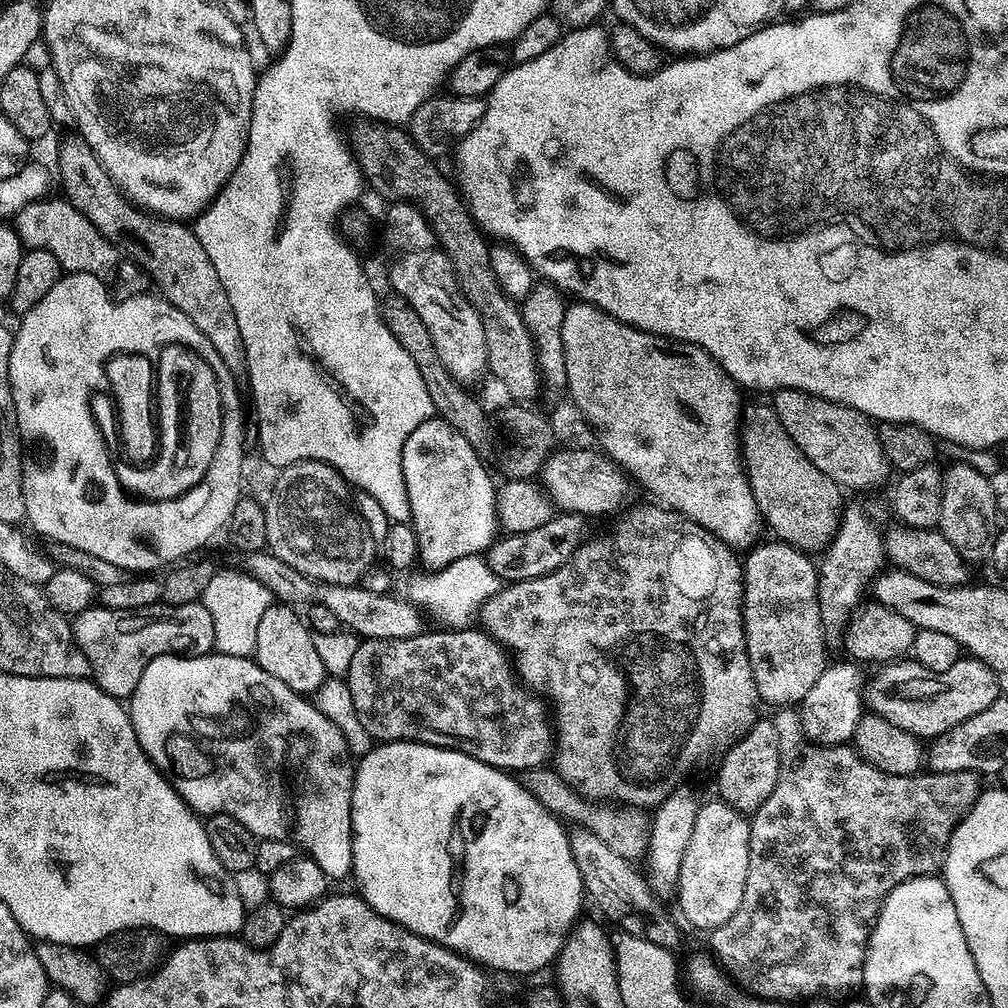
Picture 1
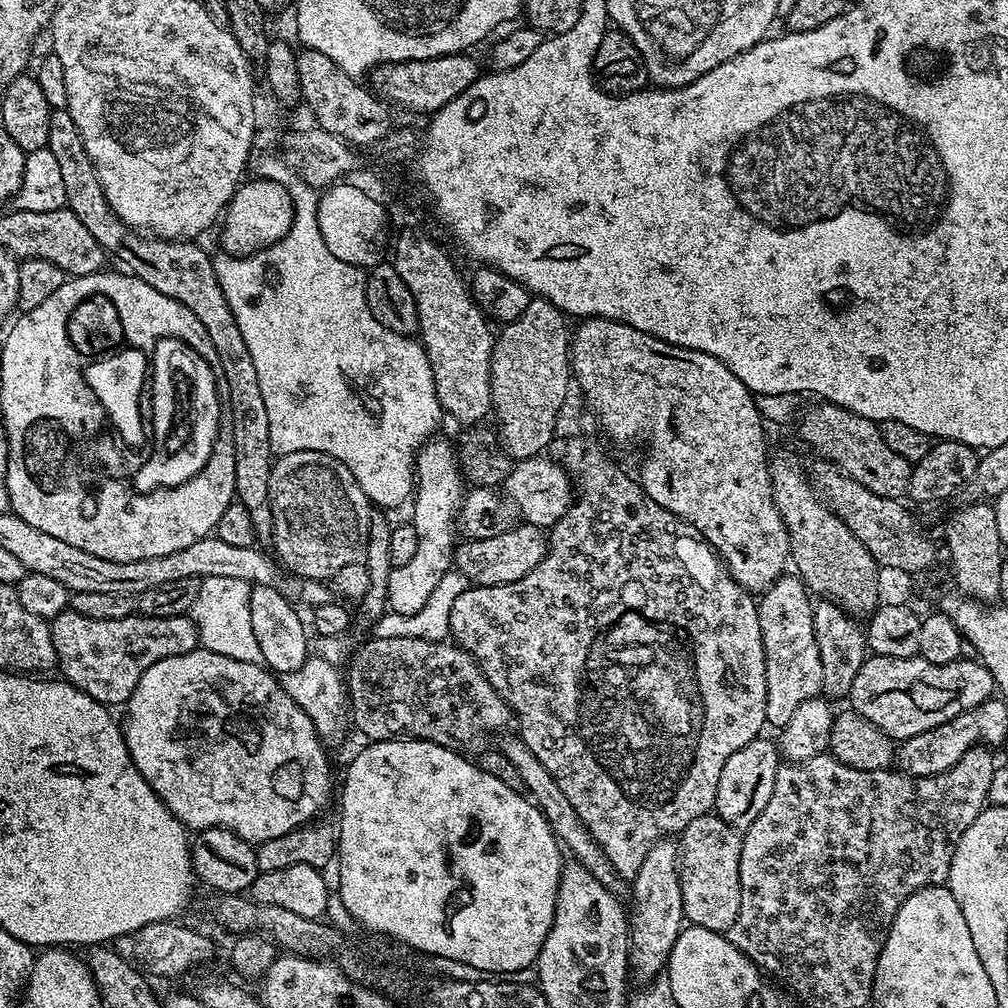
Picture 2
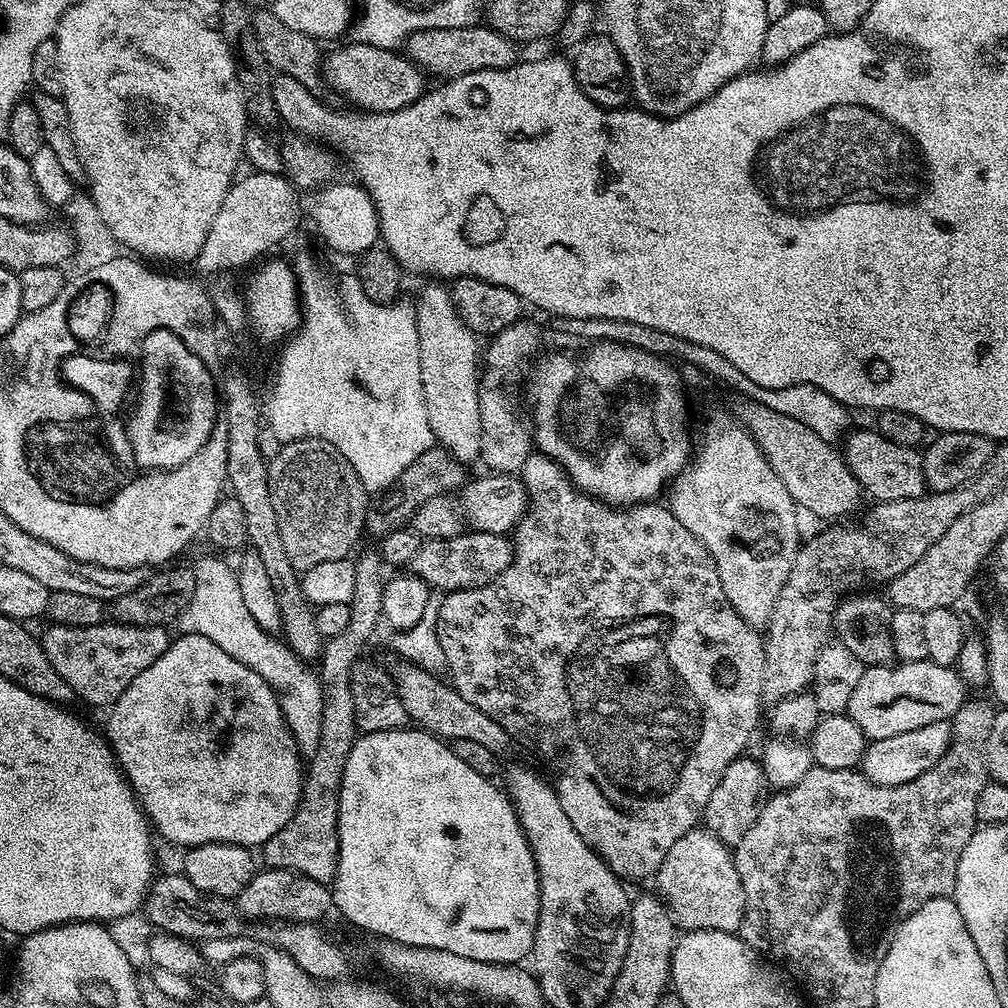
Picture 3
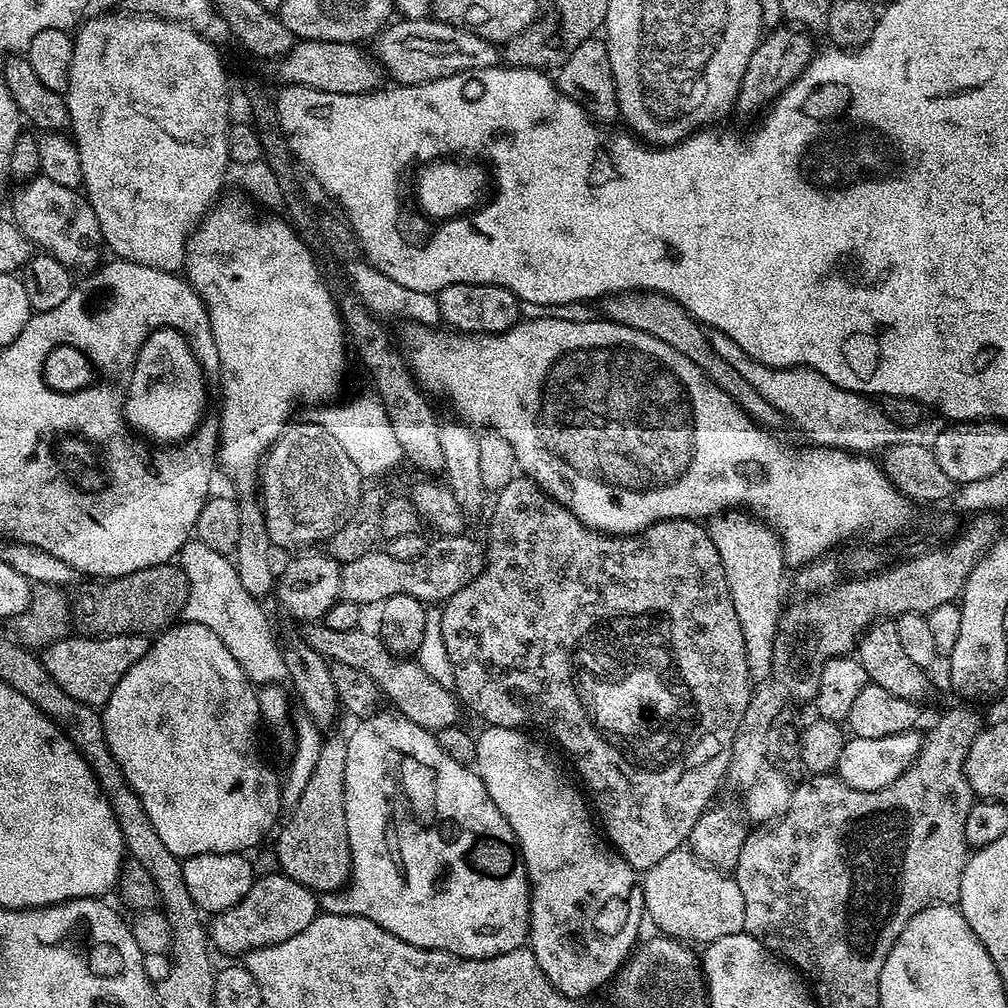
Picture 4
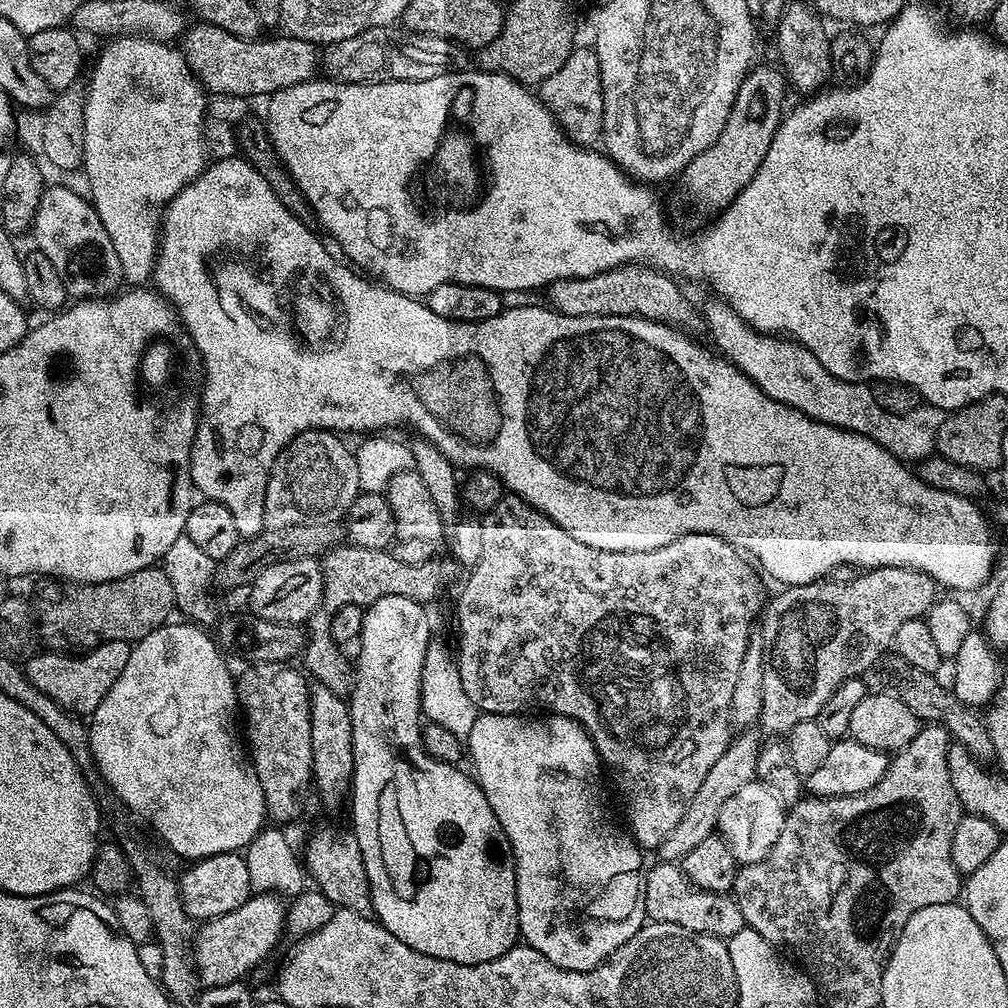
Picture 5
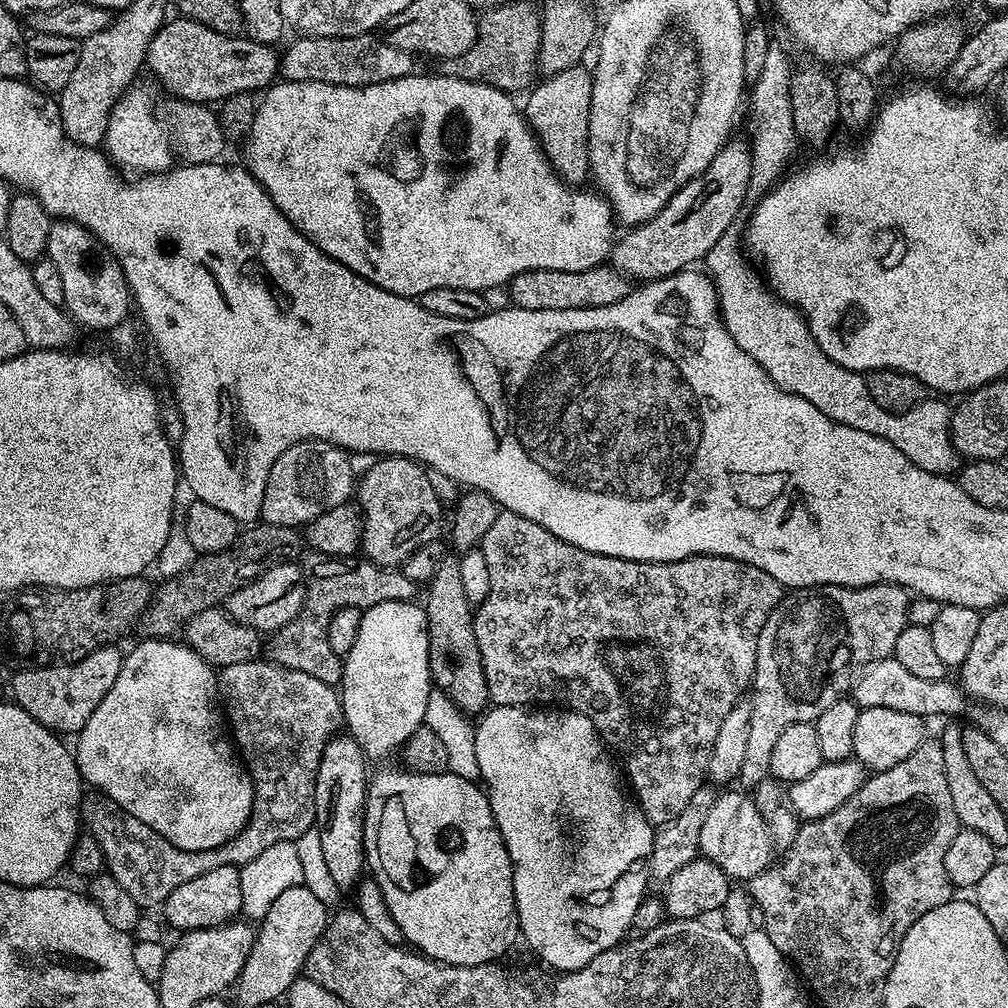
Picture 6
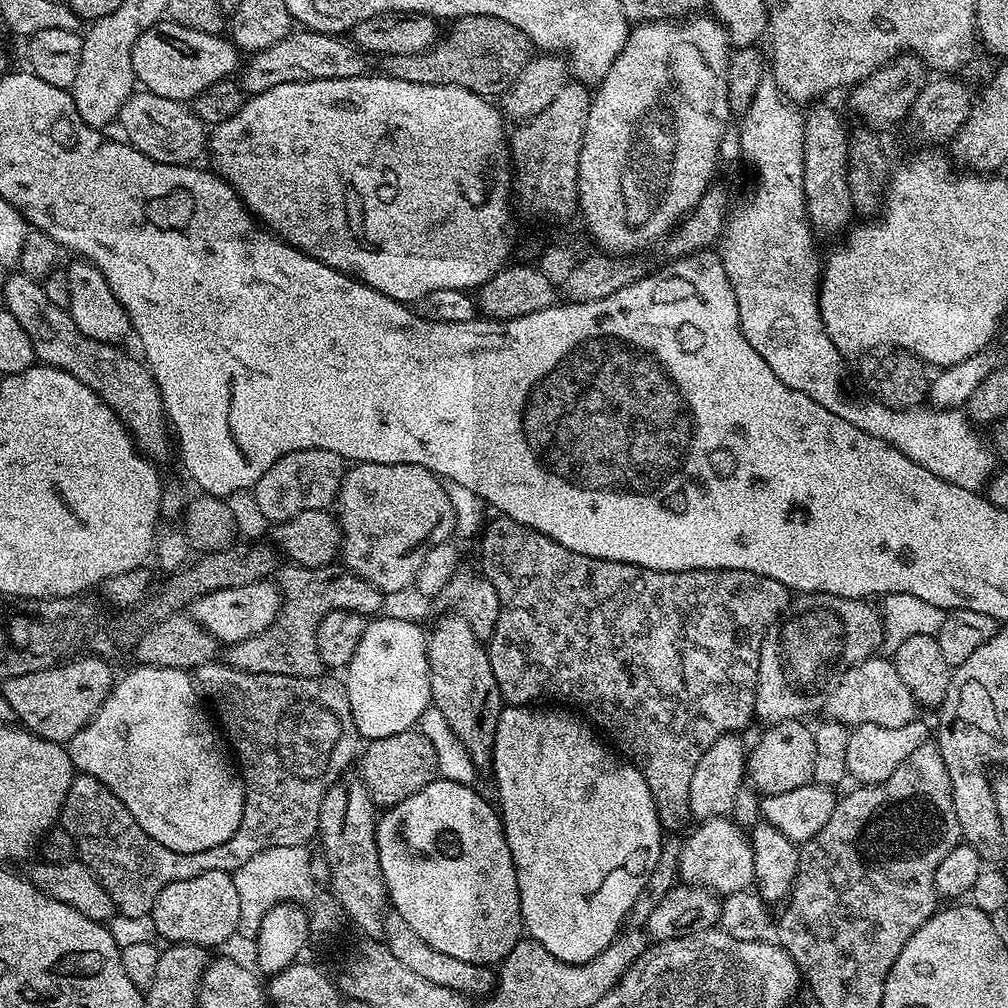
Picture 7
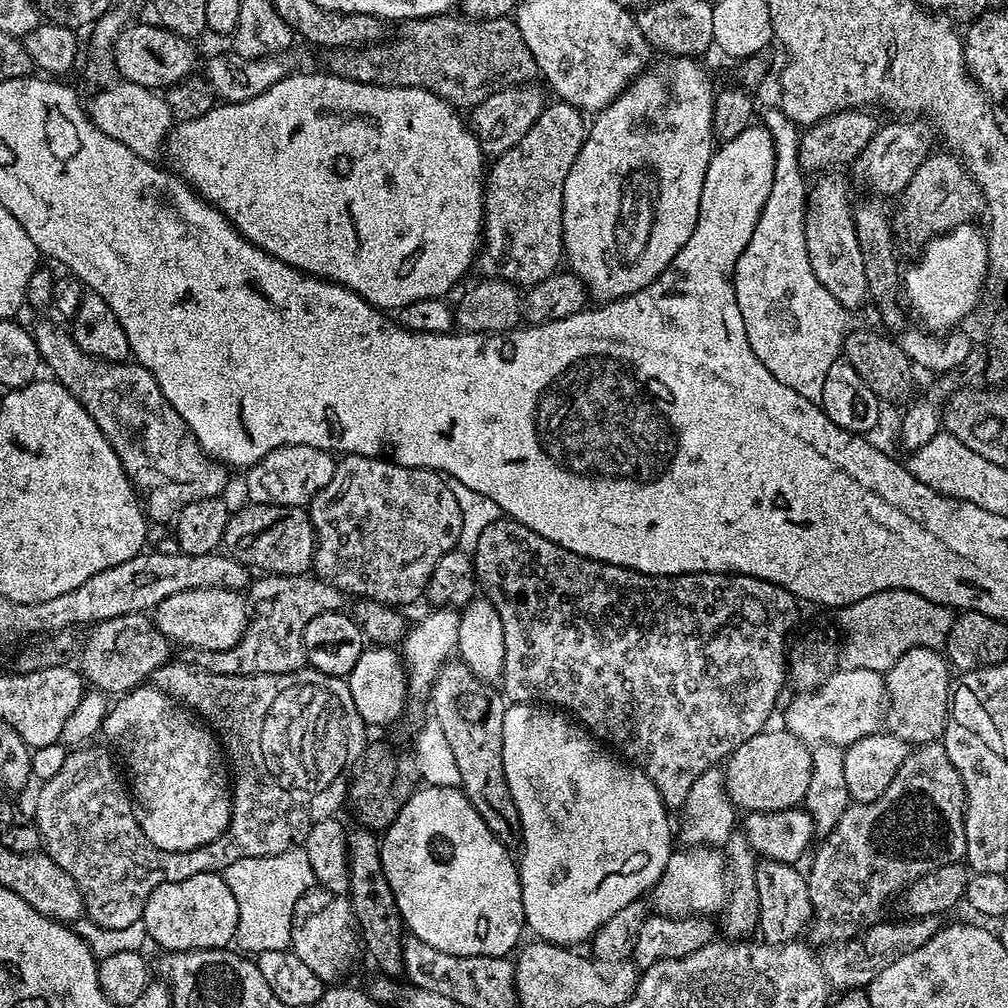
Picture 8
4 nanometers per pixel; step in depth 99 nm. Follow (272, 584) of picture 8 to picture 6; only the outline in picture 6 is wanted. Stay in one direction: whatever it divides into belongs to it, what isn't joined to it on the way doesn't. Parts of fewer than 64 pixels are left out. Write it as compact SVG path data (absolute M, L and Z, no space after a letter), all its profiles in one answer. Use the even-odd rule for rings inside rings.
M308 550L303 553L302 564L308 579L304 605L292 621L275 631L269 639L273 640L269 644L267 641L266 652L269 652L271 663L310 674L310 678L318 678L318 682L336 686L344 673L344 662L341 656L334 654L330 637L326 634L326 630L330 630L330 618L343 608L363 610L378 606L378 602L415 601L418 585L410 582L399 567L383 568L367 558L323 556L320 552Z

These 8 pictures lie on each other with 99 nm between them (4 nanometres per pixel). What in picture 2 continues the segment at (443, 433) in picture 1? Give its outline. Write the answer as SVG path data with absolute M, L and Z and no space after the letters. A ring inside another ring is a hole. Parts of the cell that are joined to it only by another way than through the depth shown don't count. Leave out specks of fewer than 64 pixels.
M429 438L416 453L414 469L414 499L411 501L410 523L418 534L418 551L406 566L390 570L388 583L388 606L397 616L413 616L426 606L430 590L442 582L442 578L453 567L454 553L458 543L456 514L464 499L466 481L456 463L454 444L448 440Z

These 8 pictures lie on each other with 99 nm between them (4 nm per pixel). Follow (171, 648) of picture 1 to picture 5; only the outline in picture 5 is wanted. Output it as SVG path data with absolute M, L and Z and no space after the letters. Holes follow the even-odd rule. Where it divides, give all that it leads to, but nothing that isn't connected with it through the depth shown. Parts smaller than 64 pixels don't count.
M105 642L97 648L89 648L83 654L65 654L51 650L37 651L35 656L23 661L24 676L28 683L38 686L42 694L54 698L58 706L67 712L90 714L106 698L106 693L114 682L118 682L118 674L126 667L130 658L132 644L129 642Z

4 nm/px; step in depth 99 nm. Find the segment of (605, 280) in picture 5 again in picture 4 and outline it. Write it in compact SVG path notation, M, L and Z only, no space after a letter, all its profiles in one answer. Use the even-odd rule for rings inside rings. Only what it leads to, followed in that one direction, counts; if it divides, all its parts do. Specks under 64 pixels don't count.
M619 292L616 296L603 297L599 301L598 307L604 311L601 312L603 319L613 320L615 324L622 326L630 326L634 330L642 330L646 334L674 346L674 350L686 354L707 374L714 382L714 386L718 386L718 390L726 390L726 394L730 394L730 398L734 398L736 405L761 428L776 430L779 424L785 423L782 413L774 410L774 406L770 406L770 402L766 402L766 398L762 398L762 394L758 394L754 390L754 386L750 386L750 382L746 382L746 378L742 378L742 374L738 374L738 370L734 370L734 366L722 362L718 350L714 350L705 325L699 324L680 304L674 303L667 296Z

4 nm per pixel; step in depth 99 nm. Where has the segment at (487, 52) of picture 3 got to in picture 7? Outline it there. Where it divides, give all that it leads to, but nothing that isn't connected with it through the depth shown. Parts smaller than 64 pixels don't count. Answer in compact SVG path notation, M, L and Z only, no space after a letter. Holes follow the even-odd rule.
M293 30L286 38L282 38L282 42L274 42L274 46L266 46L266 50L251 53L239 69L238 83L245 93L255 94L286 82L354 78L369 71L368 60L369 57L343 35Z

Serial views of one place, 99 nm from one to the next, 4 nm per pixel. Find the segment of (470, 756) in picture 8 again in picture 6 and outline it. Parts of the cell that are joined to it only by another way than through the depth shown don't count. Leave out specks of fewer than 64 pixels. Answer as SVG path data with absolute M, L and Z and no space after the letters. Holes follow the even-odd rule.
M445 555L438 574L426 585L428 601L423 601L424 613L428 615L428 665L432 671L433 685L445 692L461 712L476 718L489 707L486 690L486 674L482 670L482 654L474 638L472 617L474 608L466 598L462 586L462 574L457 557Z

